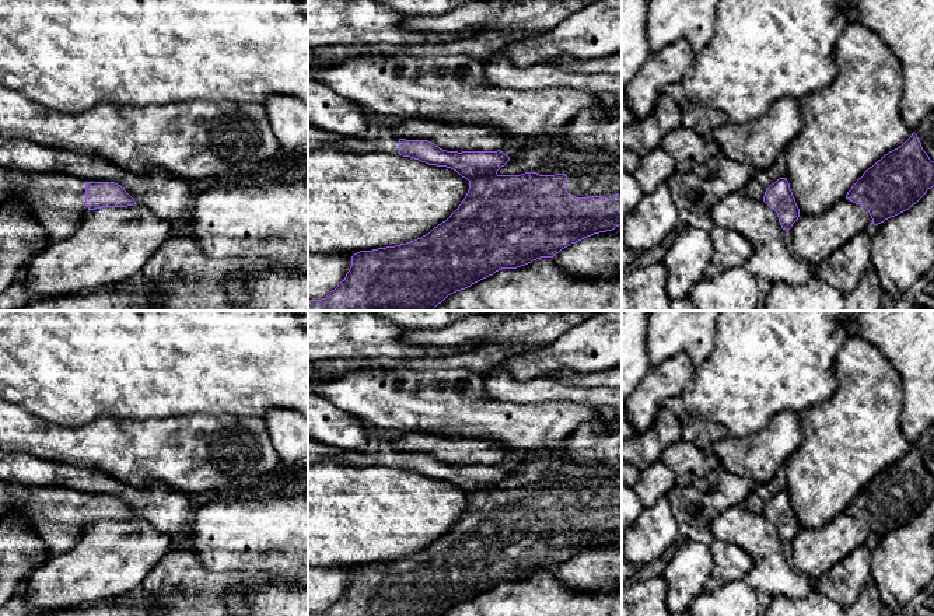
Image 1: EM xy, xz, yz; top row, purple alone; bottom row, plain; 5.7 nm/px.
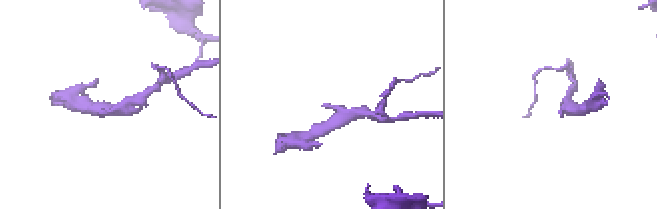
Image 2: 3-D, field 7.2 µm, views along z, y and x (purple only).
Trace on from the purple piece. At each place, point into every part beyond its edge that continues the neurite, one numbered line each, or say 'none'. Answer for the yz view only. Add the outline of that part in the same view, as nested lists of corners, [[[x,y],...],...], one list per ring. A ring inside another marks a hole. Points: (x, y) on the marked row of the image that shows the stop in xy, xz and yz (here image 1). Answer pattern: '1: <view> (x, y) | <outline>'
none

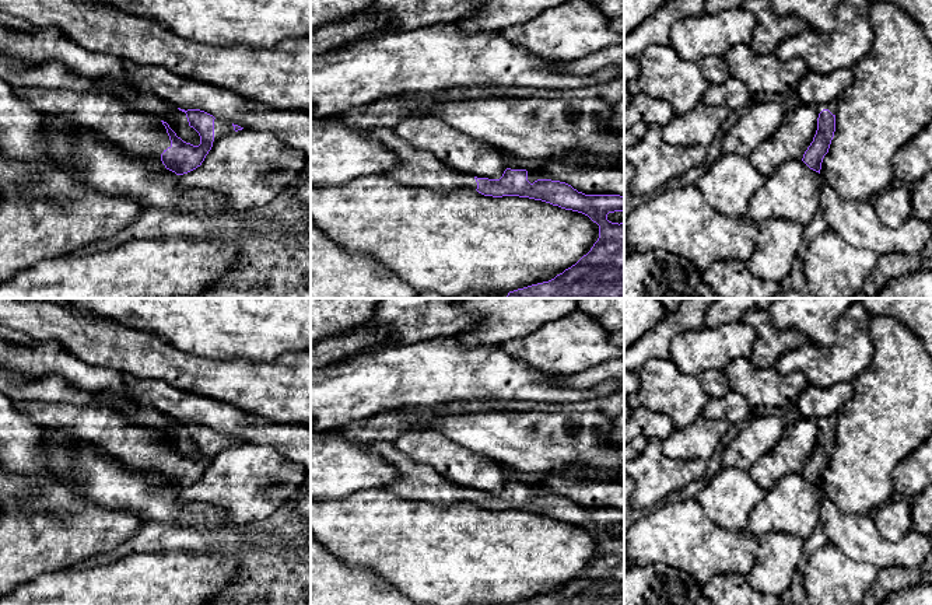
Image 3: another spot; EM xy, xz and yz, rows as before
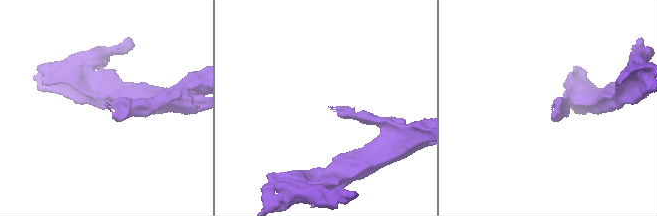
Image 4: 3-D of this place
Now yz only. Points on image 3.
1: yz (831, 107) | [[[837,101],[824,102],[824,104],[817,105],[817,112],[819,112],[819,113],[820,113],[823,109],[828,109],[833,115],[835,115]]]

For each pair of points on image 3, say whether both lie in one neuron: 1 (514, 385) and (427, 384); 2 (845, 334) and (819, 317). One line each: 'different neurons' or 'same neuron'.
1: same neuron
2: different neurons

